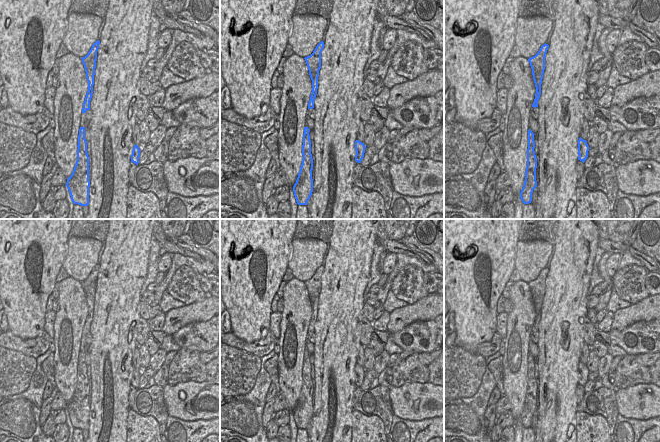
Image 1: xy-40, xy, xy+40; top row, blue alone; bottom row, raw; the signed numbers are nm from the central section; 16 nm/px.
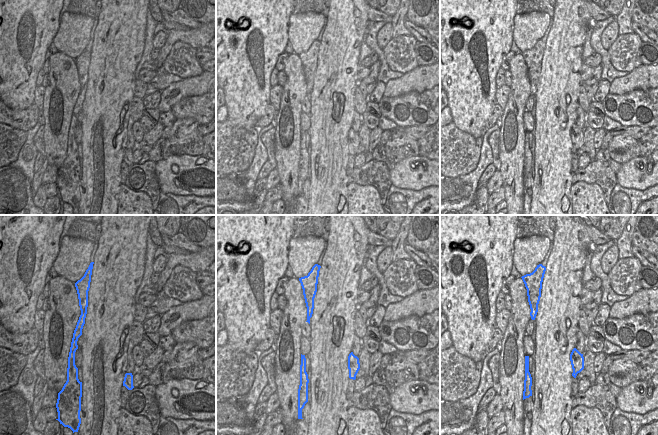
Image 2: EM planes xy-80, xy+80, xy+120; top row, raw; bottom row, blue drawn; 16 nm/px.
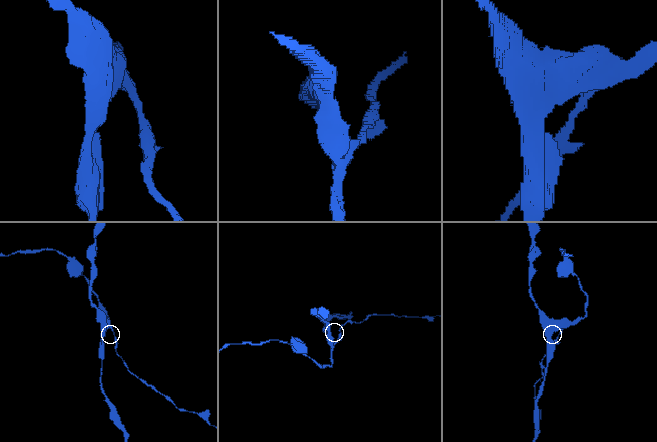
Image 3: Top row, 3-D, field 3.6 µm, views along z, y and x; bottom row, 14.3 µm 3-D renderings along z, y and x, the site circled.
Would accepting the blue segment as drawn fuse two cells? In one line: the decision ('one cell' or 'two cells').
two cells

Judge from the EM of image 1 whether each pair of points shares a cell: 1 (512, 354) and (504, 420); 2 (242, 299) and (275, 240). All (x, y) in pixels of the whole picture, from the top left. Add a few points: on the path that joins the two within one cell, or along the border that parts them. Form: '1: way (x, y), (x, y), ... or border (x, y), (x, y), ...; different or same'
1: border (510, 410), (514, 419); different
2: way (262, 301), (269, 292), (269, 260); same

